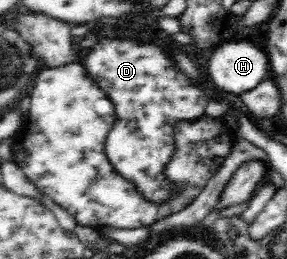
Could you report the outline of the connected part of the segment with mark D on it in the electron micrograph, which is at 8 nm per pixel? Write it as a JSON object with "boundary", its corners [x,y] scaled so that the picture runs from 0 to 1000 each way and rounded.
{"boundary":[[[362,151],[314,197],[314,212],[300,212],[289,239],[300,282],[321,297],[328,324],[341,328],[401,413],[401,471],[366,537],[369,606],[415,672],[467,703],[495,753],[537,780],[571,776],[606,734],[564,680],[575,637],[613,583],[606,490],[620,471],[711,452],[711,421],[725,405],[718,375],[704,367],[704,351],[690,351],[683,336],[655,320],[641,282],[613,274],[620,263],[606,251],[599,220],[561,181],[537,174],[530,158],[474,174],[432,151],[418,158]]]}

